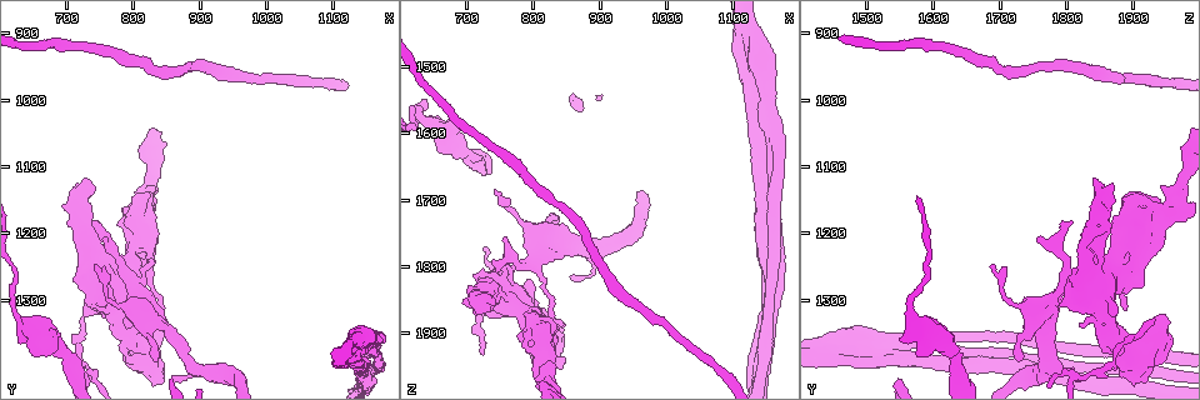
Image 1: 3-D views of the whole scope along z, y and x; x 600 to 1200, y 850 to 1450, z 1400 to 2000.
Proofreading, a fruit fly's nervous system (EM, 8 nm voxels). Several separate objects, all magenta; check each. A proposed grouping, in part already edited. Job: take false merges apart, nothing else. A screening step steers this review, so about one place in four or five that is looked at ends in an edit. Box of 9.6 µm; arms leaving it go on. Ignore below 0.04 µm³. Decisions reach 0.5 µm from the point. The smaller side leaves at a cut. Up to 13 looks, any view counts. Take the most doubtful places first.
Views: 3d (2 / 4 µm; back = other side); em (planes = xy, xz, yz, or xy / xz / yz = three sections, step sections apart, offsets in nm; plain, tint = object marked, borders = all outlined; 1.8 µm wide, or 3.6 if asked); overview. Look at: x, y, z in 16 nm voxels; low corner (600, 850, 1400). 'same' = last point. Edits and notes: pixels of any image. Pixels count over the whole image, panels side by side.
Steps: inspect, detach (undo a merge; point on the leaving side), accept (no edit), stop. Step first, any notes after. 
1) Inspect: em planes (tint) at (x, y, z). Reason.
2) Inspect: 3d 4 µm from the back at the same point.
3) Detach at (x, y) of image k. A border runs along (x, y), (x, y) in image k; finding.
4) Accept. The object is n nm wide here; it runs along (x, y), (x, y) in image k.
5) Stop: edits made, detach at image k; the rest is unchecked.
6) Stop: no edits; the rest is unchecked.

Inspect: 3d 2 µm at (810, 1355, 1890). Side arm on a straight run.

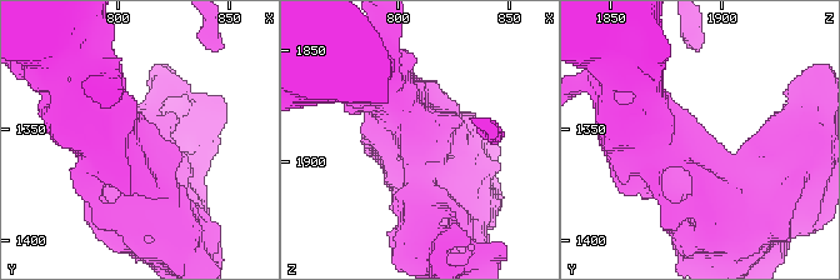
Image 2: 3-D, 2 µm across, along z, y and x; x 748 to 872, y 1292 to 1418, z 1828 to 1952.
Inspect: em planes (tint) at (812, 1355, 1888). Now the EM.

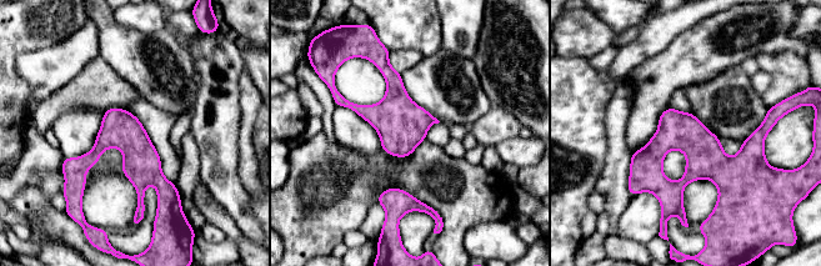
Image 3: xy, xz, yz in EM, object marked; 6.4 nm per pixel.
Accept. Continuous, no second neuron.

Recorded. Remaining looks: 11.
Inspect: 3d 2 µm at (725, 1195, 1830). Touches itself.

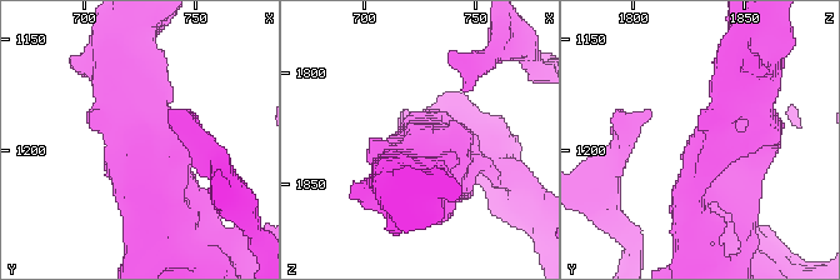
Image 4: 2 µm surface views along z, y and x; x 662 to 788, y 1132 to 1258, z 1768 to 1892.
Inspect: em planes (plain) at (725, 1201, 1832). Shape alone is not enough.

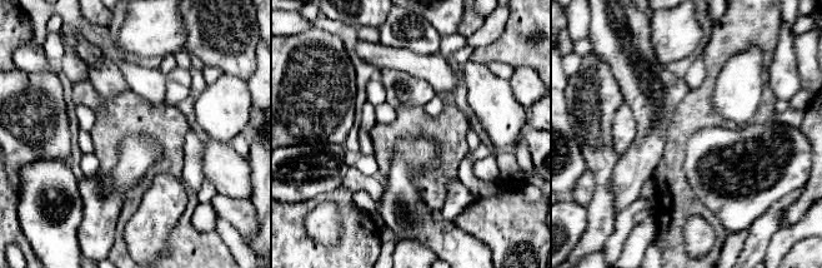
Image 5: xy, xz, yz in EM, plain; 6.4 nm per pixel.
Inspect: em planes (tint) at the same point. With the object marked.

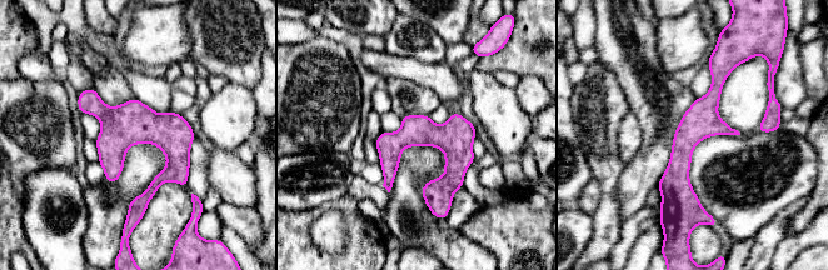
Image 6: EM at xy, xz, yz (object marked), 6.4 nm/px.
Accept. The object is 200 nm wide here; it runs along (716, 66), (714, 94), (682, 148), (691, 214) in image 6; all the same neuron.

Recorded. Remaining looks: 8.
Inspect: 3d 2 µm at (830, 1245, 1870). Calibre changes.

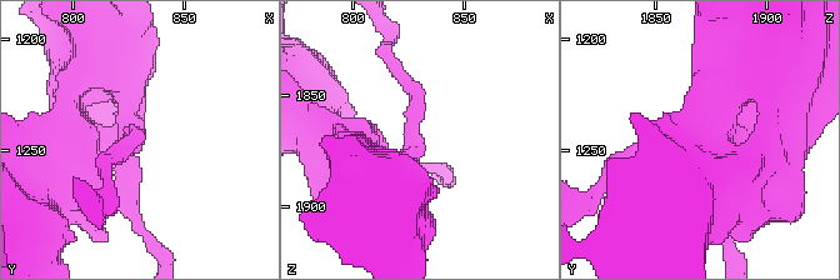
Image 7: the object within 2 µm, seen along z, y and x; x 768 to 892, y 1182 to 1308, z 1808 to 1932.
Inspect: em planes (plain) at (826, 1244, 1869). 3 arms meet here; shape alone is not enough.

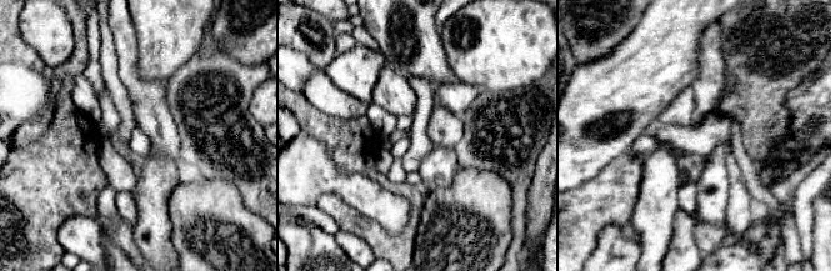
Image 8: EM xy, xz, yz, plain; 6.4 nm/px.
Inspect: em planes (tint) at the same point.

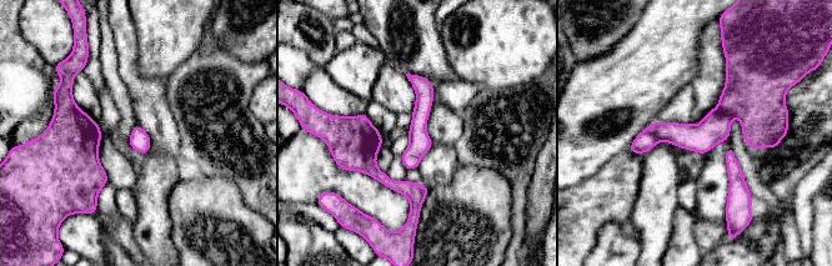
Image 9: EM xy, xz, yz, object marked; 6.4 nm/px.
Detach at (715, 128) of image 9. The object is 140 nm wide here; the part that leaves runs along (727, 119), (632, 149) in image 9; two neurons meet here.

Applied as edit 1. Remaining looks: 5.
Inspect: em planes (tint) at (1145, 1395, 1710). Two arms in line, one across.

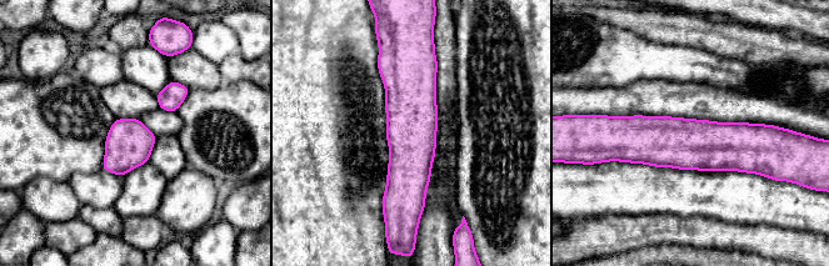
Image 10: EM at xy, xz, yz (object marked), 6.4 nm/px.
Accept. The object is 300 nm wide here; one neuron here.

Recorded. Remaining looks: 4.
Inspect: em planes (tint) at (1165, 1355, 1615). Closes a loop.

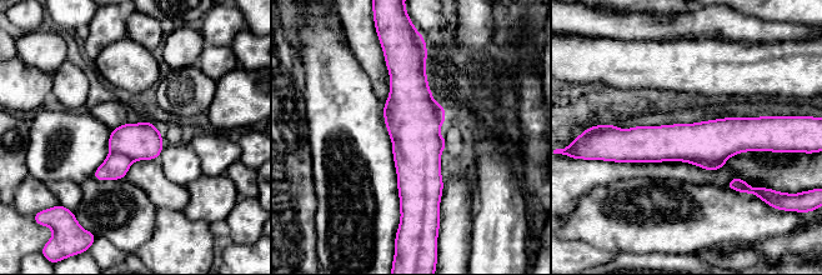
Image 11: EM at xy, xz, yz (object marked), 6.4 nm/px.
Detach at (715, 140) of image 11. A border runs along (725, 159), (675, 160) in image 11; two neurons meet here.

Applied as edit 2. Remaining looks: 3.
Stop: edits made, detach at image 9, detach at image 11; the rest is unchecked.

